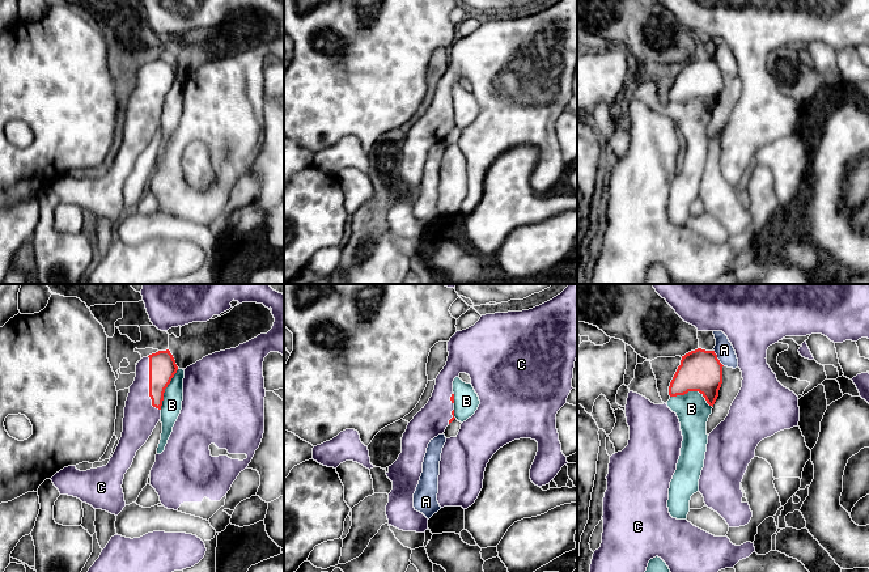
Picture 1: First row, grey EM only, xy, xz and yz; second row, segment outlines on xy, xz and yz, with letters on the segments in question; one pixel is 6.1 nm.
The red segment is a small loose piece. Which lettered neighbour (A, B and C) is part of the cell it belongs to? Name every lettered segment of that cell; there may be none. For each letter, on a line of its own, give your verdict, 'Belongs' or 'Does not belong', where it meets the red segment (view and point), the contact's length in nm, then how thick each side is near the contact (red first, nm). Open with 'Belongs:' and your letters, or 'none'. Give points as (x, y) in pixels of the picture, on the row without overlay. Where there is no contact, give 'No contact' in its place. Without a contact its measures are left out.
Belongs: C
A: Does not belong. Touches red at yz (716, 64). Shared border 120 nm. Thickness 260 nm (red) against 120 nm
B: Does not belong. Touches red at yz (692, 97). Shared border 280 nm. Thickness 260 nm (red) against 200 nm
C: Belongs. Touches red at xy (149, 92). Shared border 340 nm. Thickness 170 nm (red) against 200 nm

